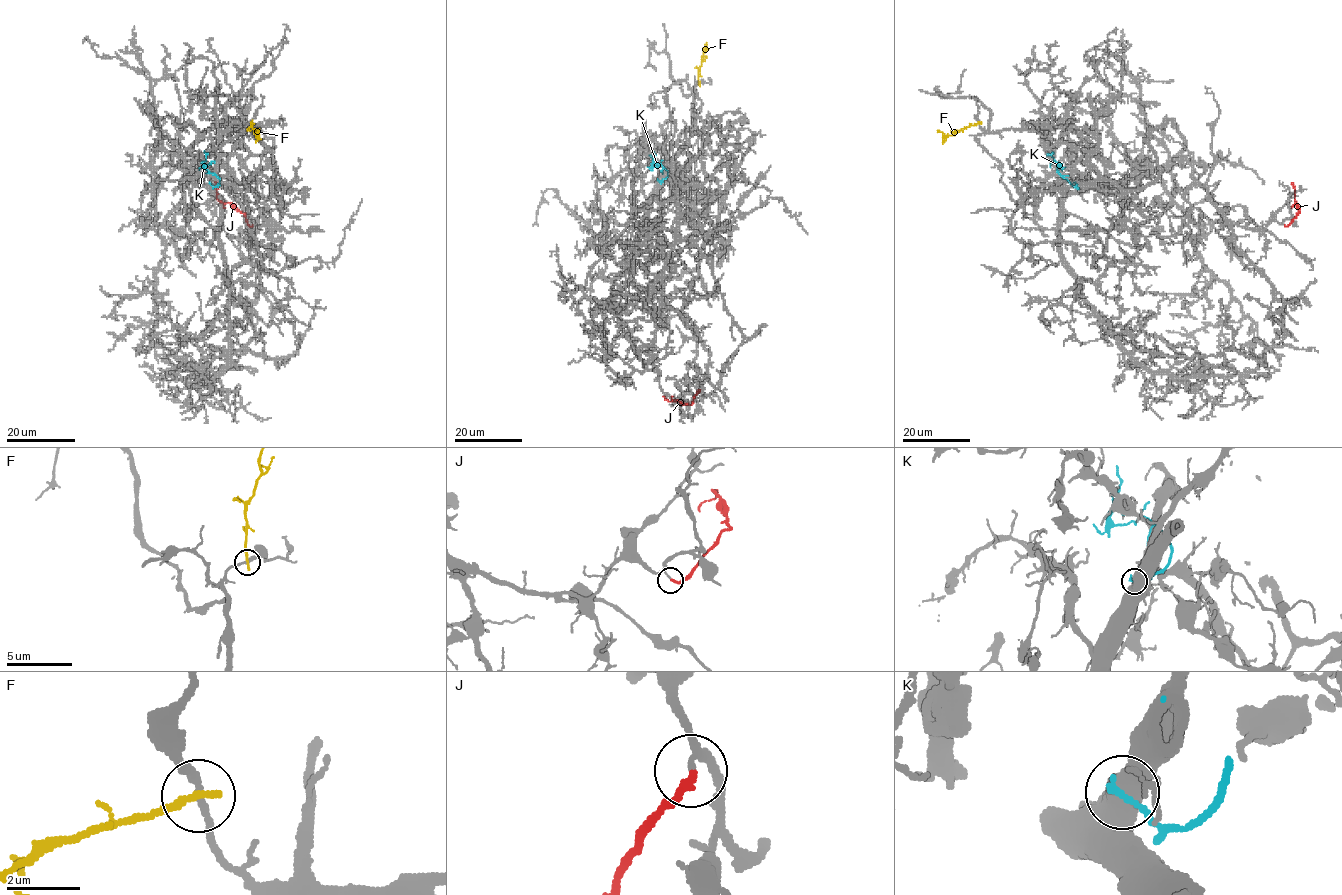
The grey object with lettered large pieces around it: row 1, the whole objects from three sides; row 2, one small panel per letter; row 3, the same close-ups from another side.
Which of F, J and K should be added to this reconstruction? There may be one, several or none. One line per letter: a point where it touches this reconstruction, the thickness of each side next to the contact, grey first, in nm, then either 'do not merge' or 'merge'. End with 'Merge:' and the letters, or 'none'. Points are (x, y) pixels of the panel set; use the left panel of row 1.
F: meets grey at (251, 121); 220 nm thick on the grey side, 220 nm on the other; do not merge
J: meets grey at (252, 225); 130 nm thick on the grey side, 200 nm on the other; do not merge
K: meets grey at (210, 183); 800 nm thick on the grey side, 190 nm on the other; do not merge
Merge: none

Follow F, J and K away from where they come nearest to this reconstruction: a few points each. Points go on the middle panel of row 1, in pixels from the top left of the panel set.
F: (699, 84), (698, 70), (707, 42)
J: (699, 389), (689, 405), (665, 400), (663, 396)
K: (658, 181), (665, 178), (668, 172), (653, 161), (654, 151)

